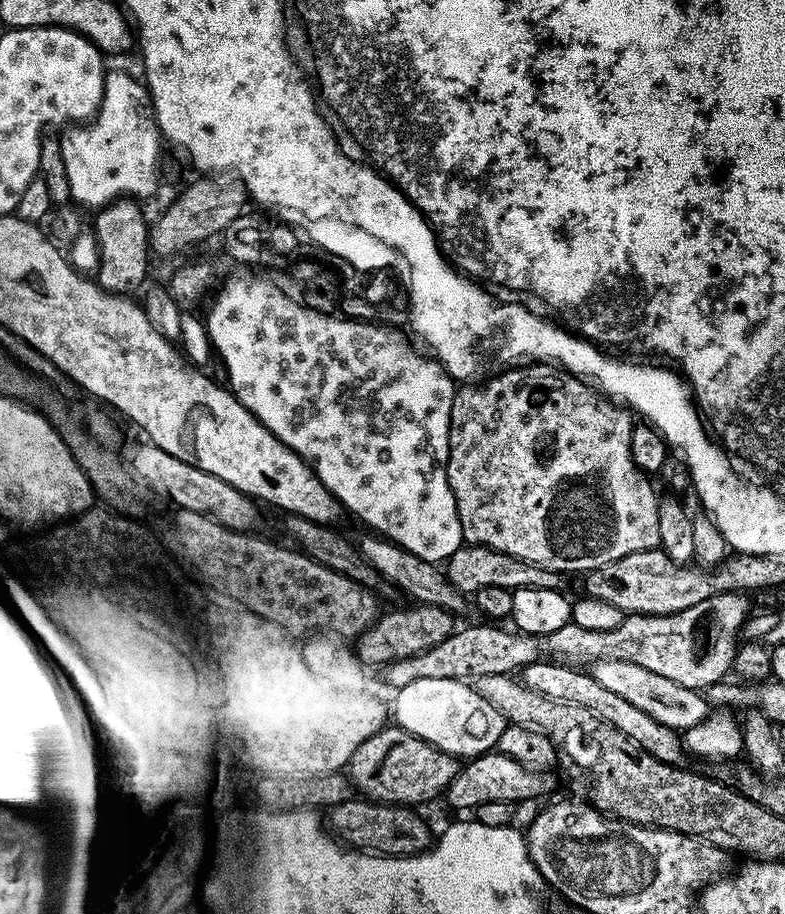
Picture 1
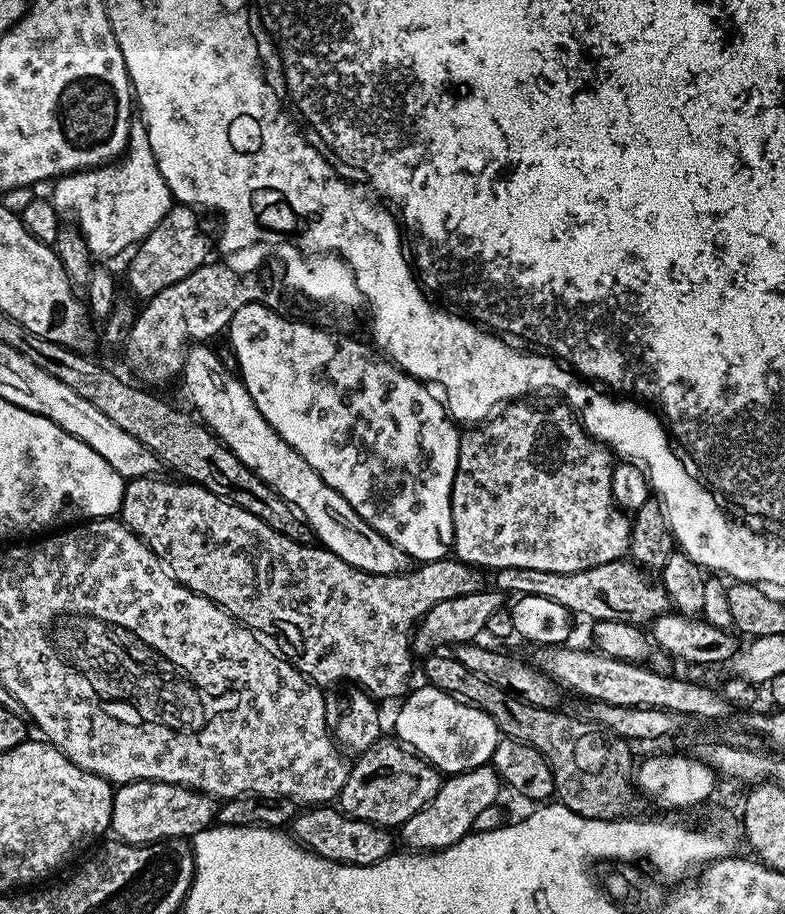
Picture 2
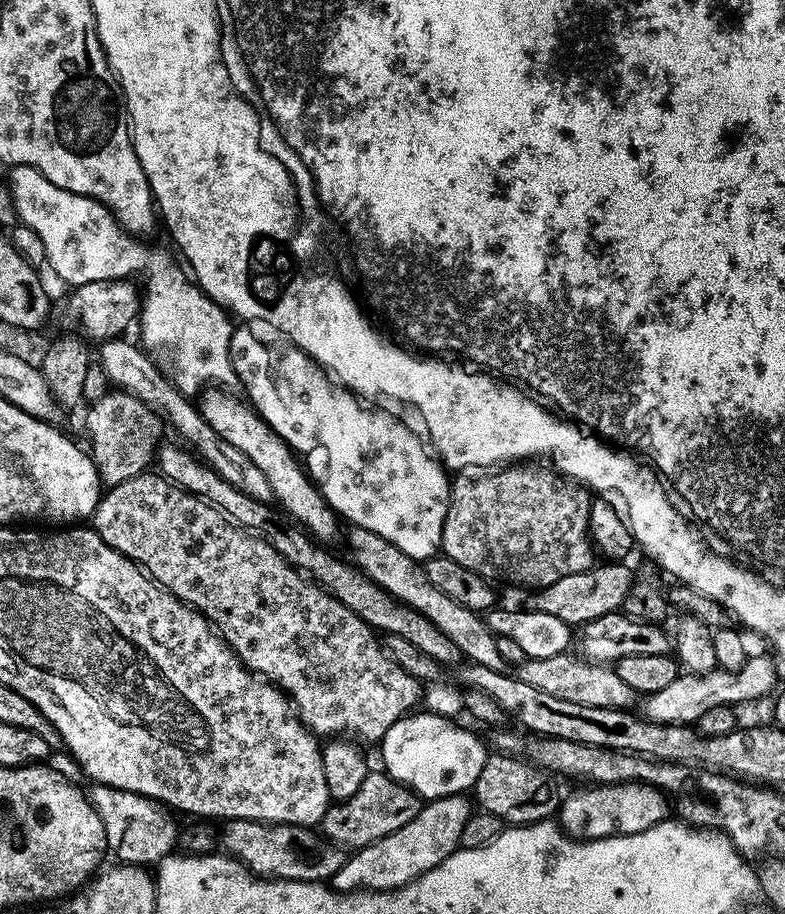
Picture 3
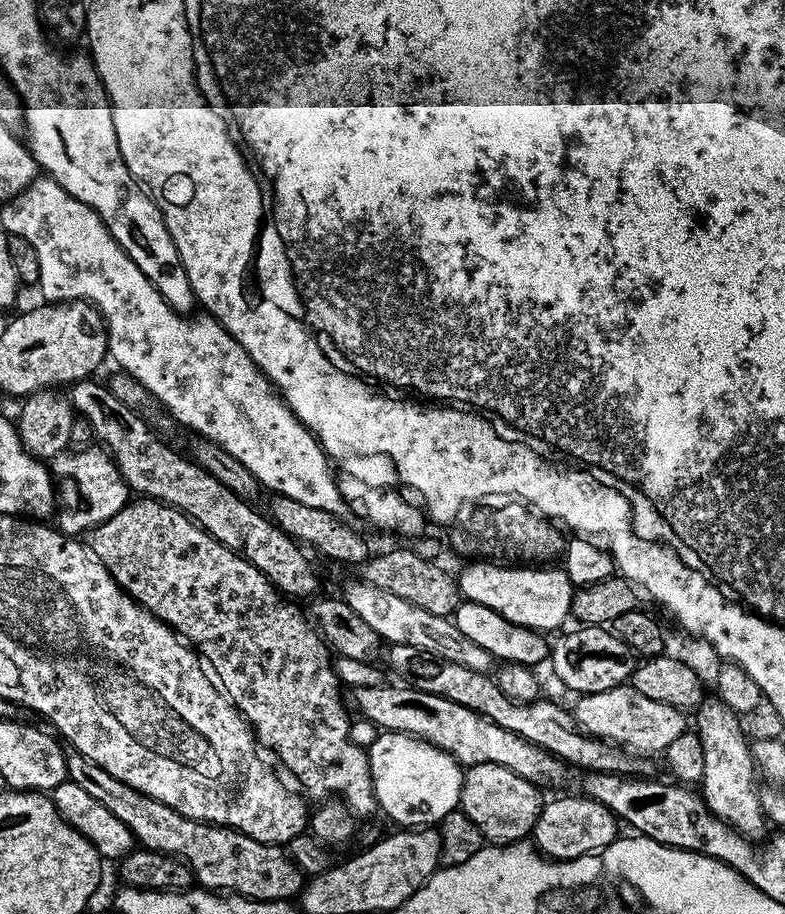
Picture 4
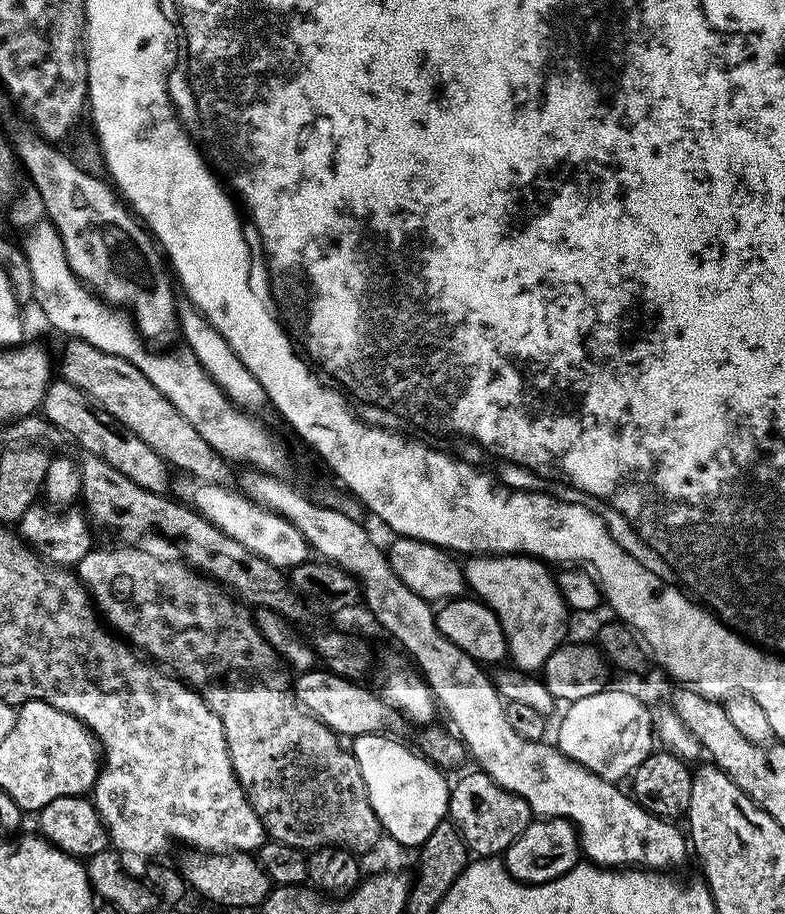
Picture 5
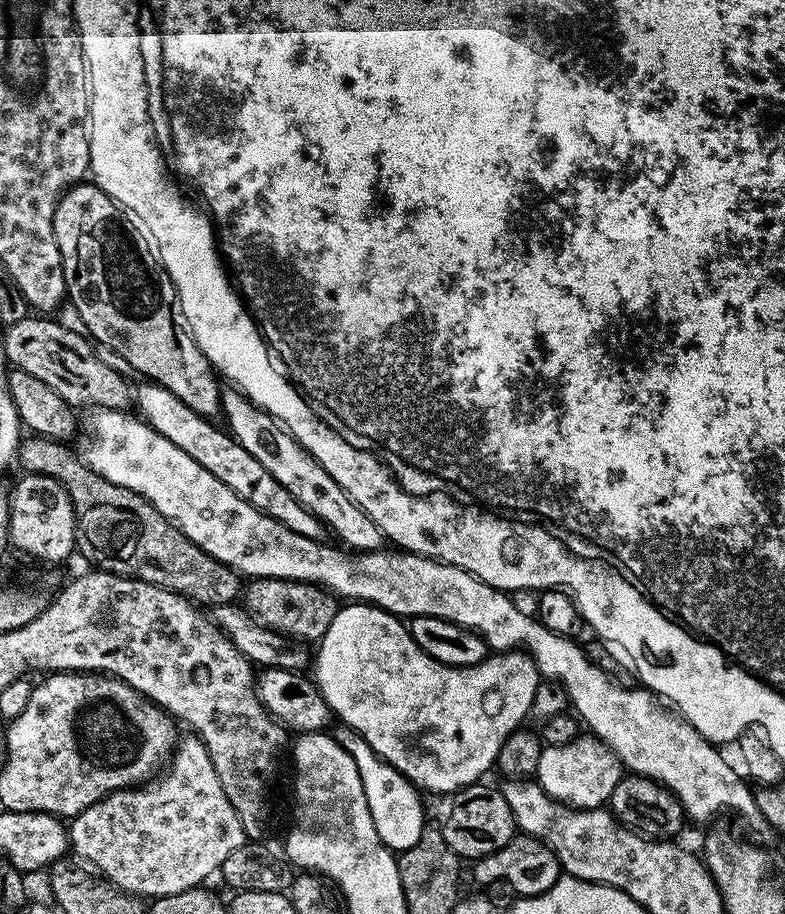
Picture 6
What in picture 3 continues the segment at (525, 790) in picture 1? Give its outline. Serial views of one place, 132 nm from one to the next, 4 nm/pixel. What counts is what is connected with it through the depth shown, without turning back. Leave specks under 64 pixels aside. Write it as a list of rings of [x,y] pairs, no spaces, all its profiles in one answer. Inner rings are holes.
[[[461,794],[421,803],[418,814],[414,814],[406,826],[394,830],[394,834],[386,834],[386,838],[378,838],[378,842],[370,846],[355,849],[345,859],[342,870],[332,876],[331,887],[338,892],[358,892],[361,889],[369,892],[393,892],[395,888],[405,888],[410,881],[438,866],[460,847],[462,826],[466,826],[474,811],[467,799],[469,800],[467,795]]]

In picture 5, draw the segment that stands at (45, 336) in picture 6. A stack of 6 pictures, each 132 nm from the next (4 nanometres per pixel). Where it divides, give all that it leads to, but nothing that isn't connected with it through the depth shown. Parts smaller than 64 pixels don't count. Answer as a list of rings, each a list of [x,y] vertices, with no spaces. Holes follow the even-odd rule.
[[[68,338],[63,342],[64,357],[58,360],[58,372],[63,380],[78,386],[78,390],[105,408],[119,424],[138,434],[138,438],[142,438],[142,442],[146,442],[146,446],[150,446],[150,450],[154,450],[154,454],[161,456],[164,463],[173,469],[186,472],[190,475],[188,477],[201,484],[228,486],[233,483],[233,467],[214,451],[210,442],[198,434],[198,430],[194,430],[194,426],[190,426],[190,422],[186,422],[186,418],[182,418],[182,414],[178,414],[162,390],[158,390],[158,386],[154,386],[154,382],[150,382],[150,378],[146,378],[138,366],[126,362],[126,358],[106,354],[84,340]]]

